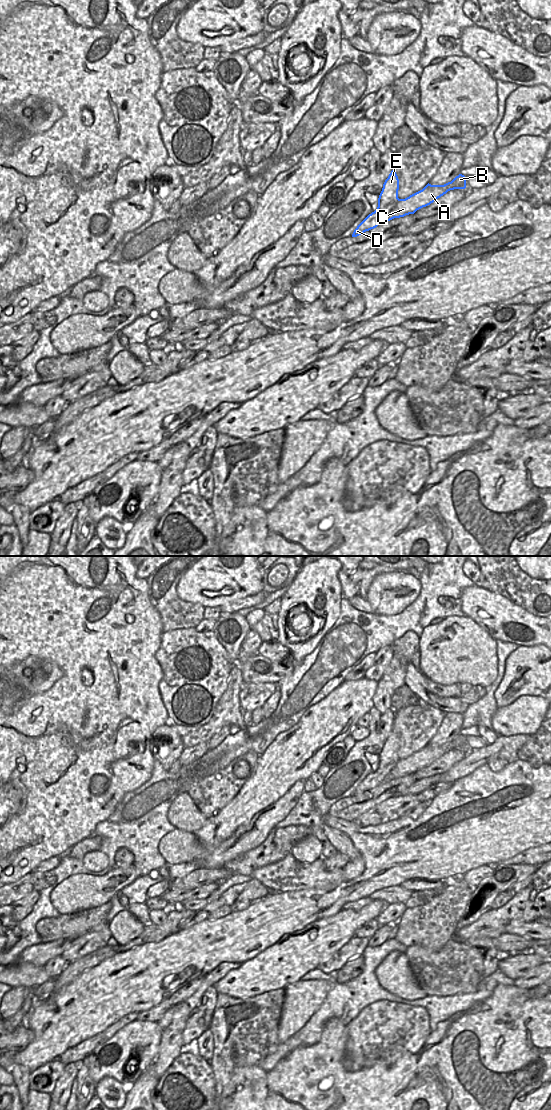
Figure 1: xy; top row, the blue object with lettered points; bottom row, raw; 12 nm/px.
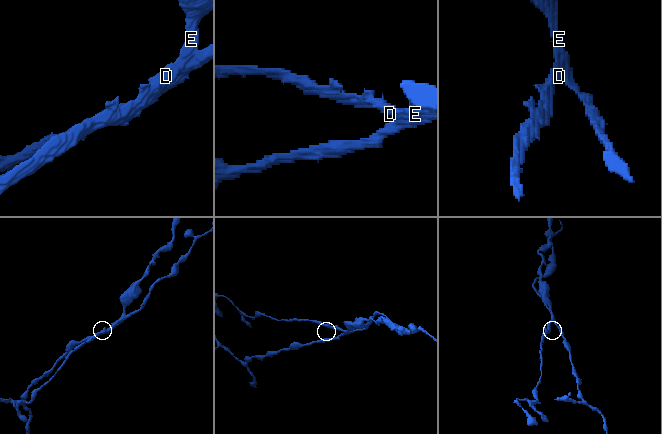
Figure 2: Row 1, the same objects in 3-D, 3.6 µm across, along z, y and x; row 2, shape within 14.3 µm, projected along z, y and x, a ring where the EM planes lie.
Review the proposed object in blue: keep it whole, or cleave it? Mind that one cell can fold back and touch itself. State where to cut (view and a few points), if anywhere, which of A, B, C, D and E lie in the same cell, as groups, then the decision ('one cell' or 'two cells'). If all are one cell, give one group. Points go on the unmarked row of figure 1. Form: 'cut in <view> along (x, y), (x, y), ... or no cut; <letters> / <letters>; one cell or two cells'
cut in xy along (400, 759), (383, 781); A B C / D E; two cells

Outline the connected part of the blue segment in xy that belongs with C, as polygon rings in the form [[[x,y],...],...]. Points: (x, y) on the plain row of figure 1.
[[[459,734],[451,742],[444,745],[431,745],[428,743],[422,750],[405,759],[400,759],[395,769],[385,778],[384,782],[414,774],[417,770],[430,765],[448,751],[465,748],[466,737],[462,734]]]

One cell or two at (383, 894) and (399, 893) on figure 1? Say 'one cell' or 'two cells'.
one cell

